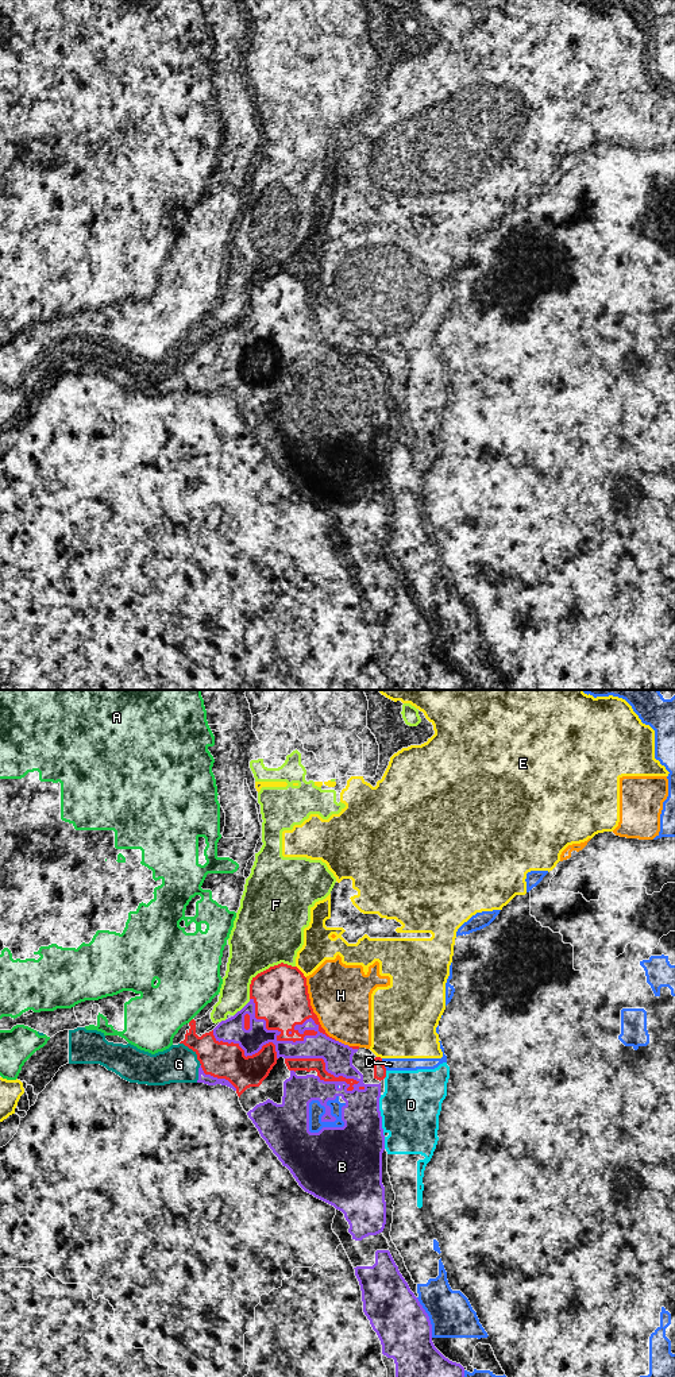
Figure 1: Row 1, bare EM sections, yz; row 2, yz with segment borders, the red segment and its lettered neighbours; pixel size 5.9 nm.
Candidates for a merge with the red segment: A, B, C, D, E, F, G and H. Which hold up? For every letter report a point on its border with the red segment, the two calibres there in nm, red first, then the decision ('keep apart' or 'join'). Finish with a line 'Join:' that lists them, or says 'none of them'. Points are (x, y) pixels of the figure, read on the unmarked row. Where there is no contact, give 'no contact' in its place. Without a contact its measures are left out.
A: meets red in yz at (191, 330); 190 nm thick on the red side, 360 nm on the other; keep apart
B: meets red in yz at (280, 348); 320 nm thick on the red side, 140 nm on the other; join
C: meets red in yz at (382, 373); 80 nm thick on the red side, 80 nm on the other; keep apart
D: meets red in yz at (385, 384); 80 nm thick on the red side, 360 nm on the other; keep apart
E: meets red in yz at (301, 281); 320 nm thick on the red side, 180 nm on the other; keep apart
F: meets red in yz at (263, 280); 320 nm thick on the red side, 420 nm on the other; keep apart
G: meets red in yz at (193, 359); 220 nm thick on the red side, 220 nm on the other; keep apart
H: meets red in yz at (312, 319); 320 nm thick on the red side, 360 nm on the other; keep apart
Join: B

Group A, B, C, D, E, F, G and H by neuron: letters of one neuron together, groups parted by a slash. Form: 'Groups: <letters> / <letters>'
Groups: A G / B / C D / E F H

